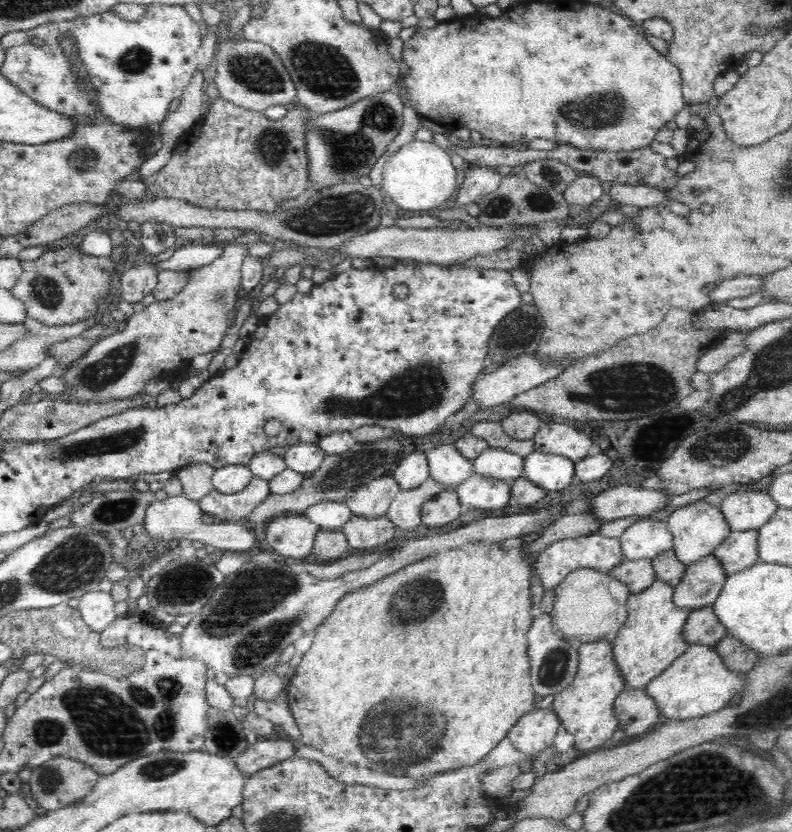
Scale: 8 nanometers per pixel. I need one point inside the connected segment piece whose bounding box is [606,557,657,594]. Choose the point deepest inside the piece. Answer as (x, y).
(639, 574)

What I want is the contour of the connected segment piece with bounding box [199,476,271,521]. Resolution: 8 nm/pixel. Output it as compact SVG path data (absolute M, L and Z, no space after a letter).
M255 476L244 490L233 494L212 490L199 506L203 513L216 514L224 521L241 521L244 516L250 516L270 494L270 481Z

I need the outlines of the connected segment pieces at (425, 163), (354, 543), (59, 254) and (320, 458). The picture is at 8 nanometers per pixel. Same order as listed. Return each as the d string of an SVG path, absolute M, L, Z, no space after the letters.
M414 139L389 154L383 166L381 186L397 205L410 211L433 212L456 190L456 168L450 161L452 155L433 142Z
M353 514L340 530L347 536L350 548L361 553L396 538L399 532L387 515L366 517Z
M67 246L41 253L36 260L21 261L21 267L22 274L9 291L23 301L28 317L54 327L87 319L98 310L98 306L104 302L104 296L110 292L114 261L104 256L82 254L78 248Z
M302 441L288 448L284 460L287 468L308 475L320 469L326 456L318 444Z

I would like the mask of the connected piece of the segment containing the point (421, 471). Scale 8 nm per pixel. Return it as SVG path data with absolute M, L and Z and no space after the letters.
M409 450L408 456L398 464L391 474L397 480L401 490L411 490L420 486L423 481L430 478L426 454Z

